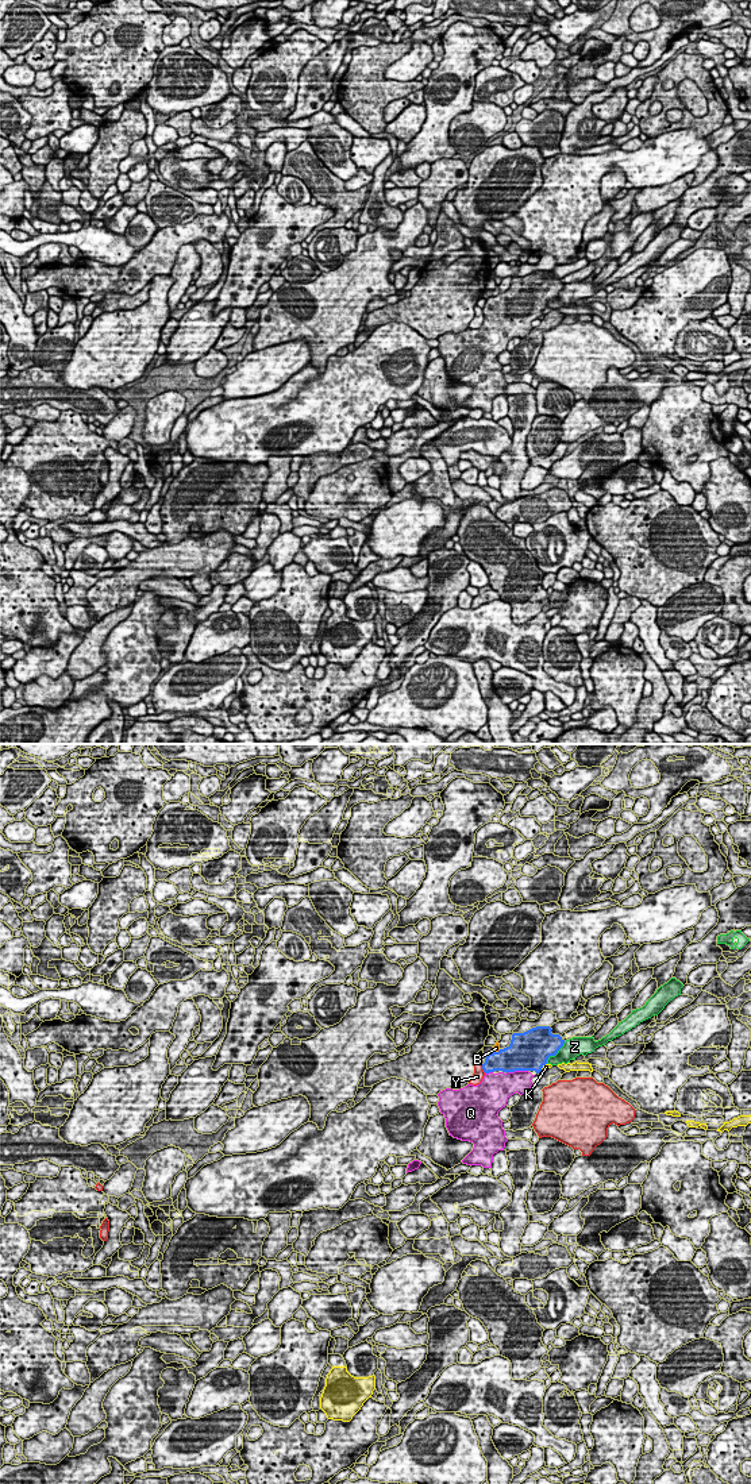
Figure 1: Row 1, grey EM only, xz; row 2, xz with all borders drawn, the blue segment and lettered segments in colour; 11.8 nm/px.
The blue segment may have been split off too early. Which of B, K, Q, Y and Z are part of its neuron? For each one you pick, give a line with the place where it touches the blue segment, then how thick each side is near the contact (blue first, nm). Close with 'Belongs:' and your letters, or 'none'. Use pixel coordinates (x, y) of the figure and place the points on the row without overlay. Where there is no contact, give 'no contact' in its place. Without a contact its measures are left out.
Q: xz (516, 313) | 440/300 nm
Belongs: Q

